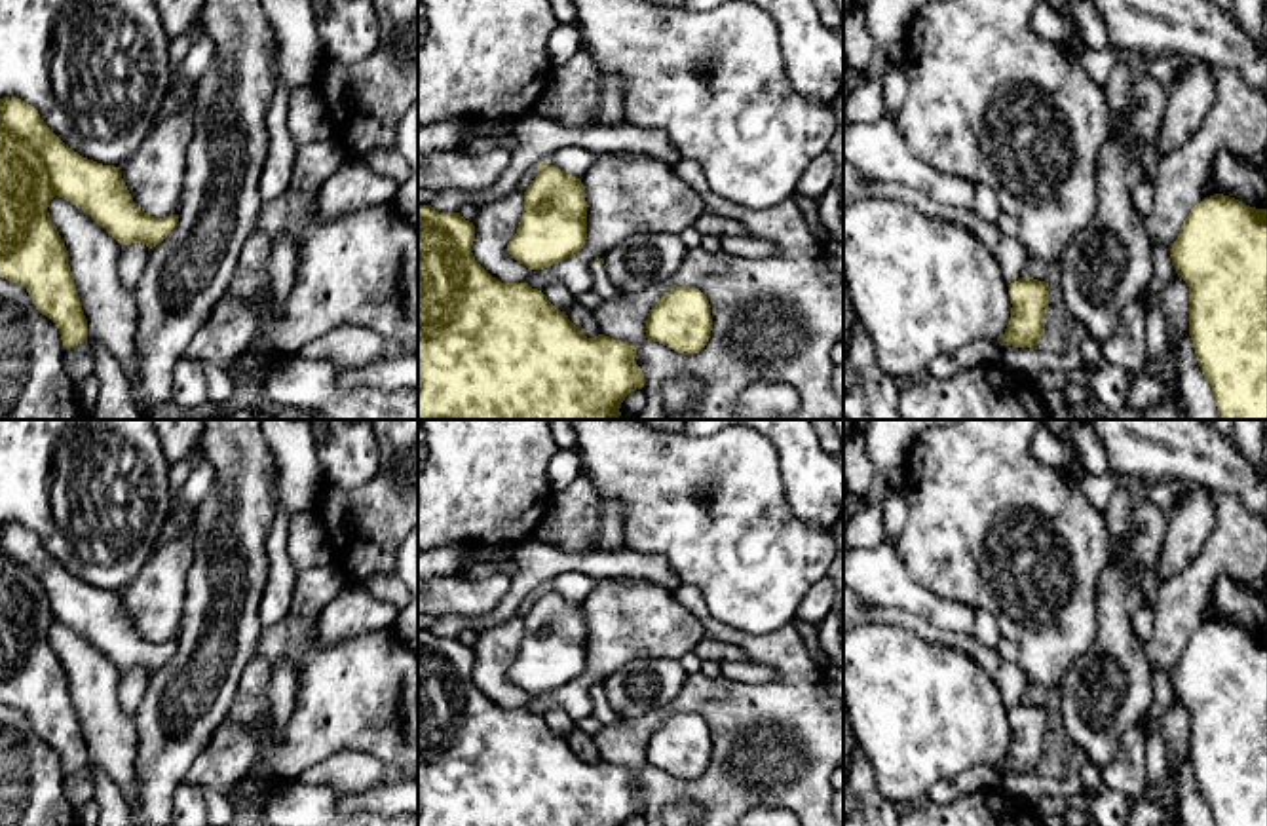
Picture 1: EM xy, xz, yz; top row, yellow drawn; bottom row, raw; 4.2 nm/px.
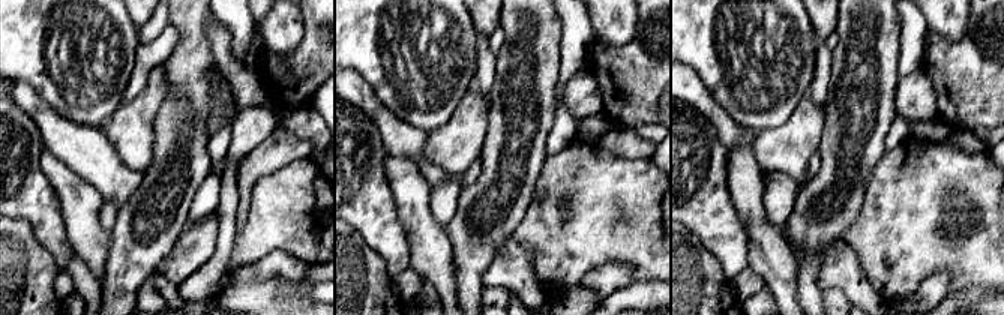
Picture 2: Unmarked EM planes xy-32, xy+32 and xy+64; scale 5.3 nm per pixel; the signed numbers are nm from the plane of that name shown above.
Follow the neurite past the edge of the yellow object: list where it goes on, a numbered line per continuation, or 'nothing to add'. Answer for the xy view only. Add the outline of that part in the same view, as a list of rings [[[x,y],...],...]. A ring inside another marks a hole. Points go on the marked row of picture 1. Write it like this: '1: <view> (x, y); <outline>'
nothing to add

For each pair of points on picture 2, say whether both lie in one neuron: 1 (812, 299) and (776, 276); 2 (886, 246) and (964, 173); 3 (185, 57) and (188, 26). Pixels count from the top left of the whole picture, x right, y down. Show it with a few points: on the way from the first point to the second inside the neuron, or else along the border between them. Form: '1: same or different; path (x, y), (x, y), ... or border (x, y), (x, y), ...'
1: different; border (794, 255), (796, 296), (799, 299)
2: same; path (905, 227), (944, 186)
3: same; path (188, 50), (188, 33)

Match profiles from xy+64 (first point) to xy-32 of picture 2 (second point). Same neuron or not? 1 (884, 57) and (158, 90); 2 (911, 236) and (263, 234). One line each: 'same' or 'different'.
1: different
2: same

